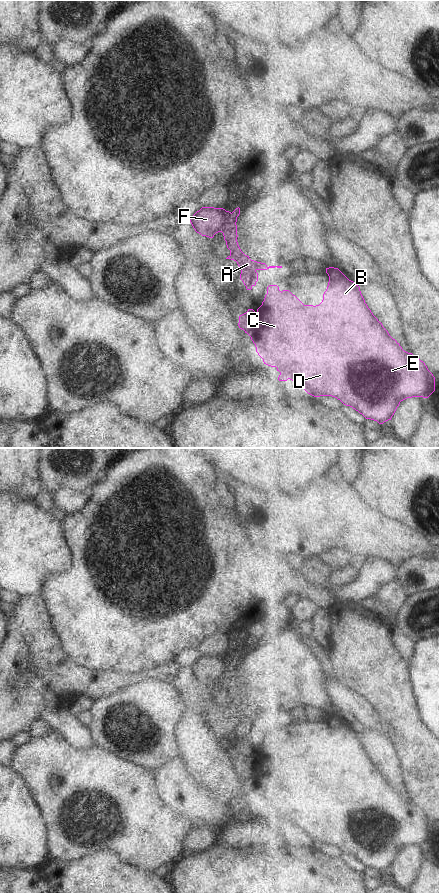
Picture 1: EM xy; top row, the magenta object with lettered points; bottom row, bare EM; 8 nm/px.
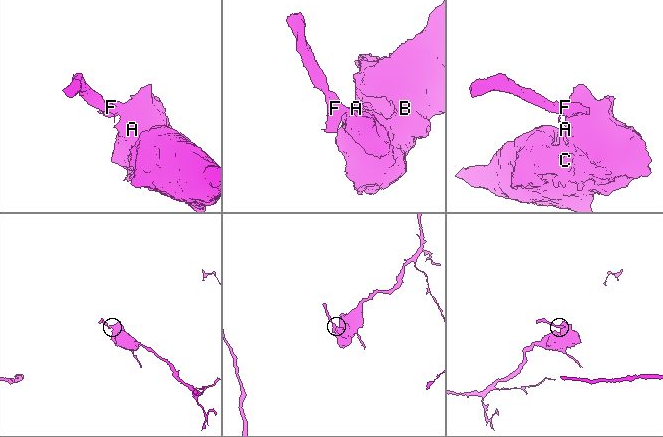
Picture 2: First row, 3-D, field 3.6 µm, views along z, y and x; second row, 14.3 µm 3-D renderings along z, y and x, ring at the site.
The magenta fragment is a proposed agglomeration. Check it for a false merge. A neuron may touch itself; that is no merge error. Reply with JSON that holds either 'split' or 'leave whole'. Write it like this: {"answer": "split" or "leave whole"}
{"answer": "split"}

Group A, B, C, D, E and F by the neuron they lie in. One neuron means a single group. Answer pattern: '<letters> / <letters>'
A B C D E / F

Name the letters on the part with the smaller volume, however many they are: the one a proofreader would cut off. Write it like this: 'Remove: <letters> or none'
Remove: F

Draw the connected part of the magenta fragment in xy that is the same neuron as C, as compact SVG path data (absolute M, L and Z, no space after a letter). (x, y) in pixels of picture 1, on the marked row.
M326 268L326 273L329 276L329 282L327 289L323 294L323 300L319 305L304 305L289 290L283 290L281 292L277 285L269 285L267 287L267 294L265 295L262 305L256 312L253 309L248 309L246 313L240 315L238 326L251 337L251 340L255 344L256 352L263 359L264 364L271 367L276 367L277 371L280 372L278 377L279 381L287 381L290 379L314 397L335 397L344 405L350 406L358 411L366 419L371 419L377 421L379 424L383 424L384 422L391 420L401 401L412 397L428 398L435 391L435 377L428 370L423 361L414 356L412 353L404 351L400 344L389 335L382 323L378 321L378 319L368 308L358 285L349 280L338 268Z

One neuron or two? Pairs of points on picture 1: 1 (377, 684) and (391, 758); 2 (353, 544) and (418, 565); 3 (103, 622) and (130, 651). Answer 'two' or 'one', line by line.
1: two
2: two
3: one

